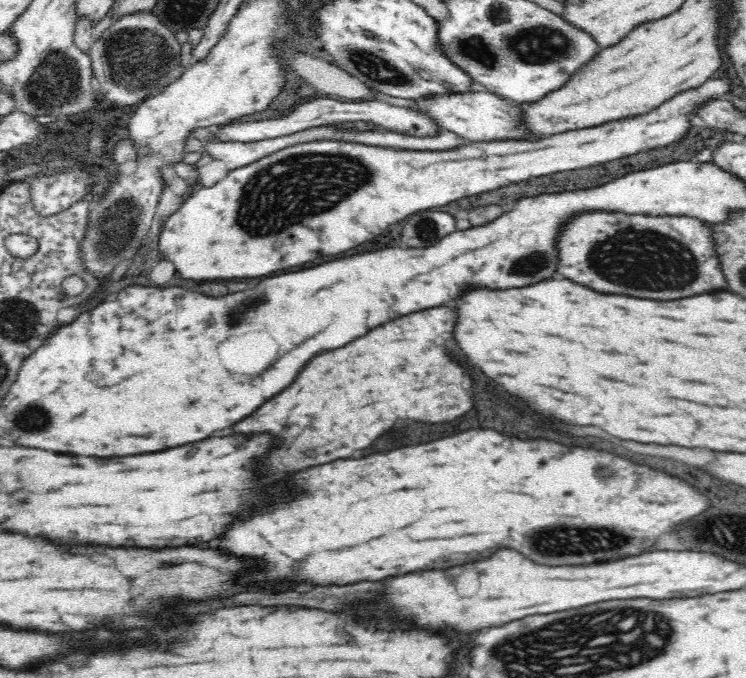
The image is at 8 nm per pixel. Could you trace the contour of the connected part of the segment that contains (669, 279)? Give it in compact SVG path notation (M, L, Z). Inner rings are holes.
M586 214L580 216L578 220L570 220L566 224L566 228L562 230L562 236L558 238L558 257L562 260L560 264L560 274L564 274L566 278L596 290L600 294L626 294L632 298L646 298L646 300L682 300L682 298L690 298L690 296L698 296L698 294L712 294L712 292L720 292L720 290L728 290L728 282L726 282L726 274L722 274L722 258L718 258L718 248L714 242L714 234L712 228L704 222L698 222L694 218L660 218L660 216L626 216L626 214Z

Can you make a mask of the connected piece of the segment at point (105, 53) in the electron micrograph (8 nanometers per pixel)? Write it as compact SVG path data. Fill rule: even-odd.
M140 12L120 15L111 26L108 26L99 38L94 39L88 50L91 60L93 78L98 82L100 94L107 104L124 107L142 104L148 98L154 98L166 90L166 86L174 84L186 70L190 70L192 61L182 62L182 44L178 42L176 34L168 30L162 20L152 12Z

